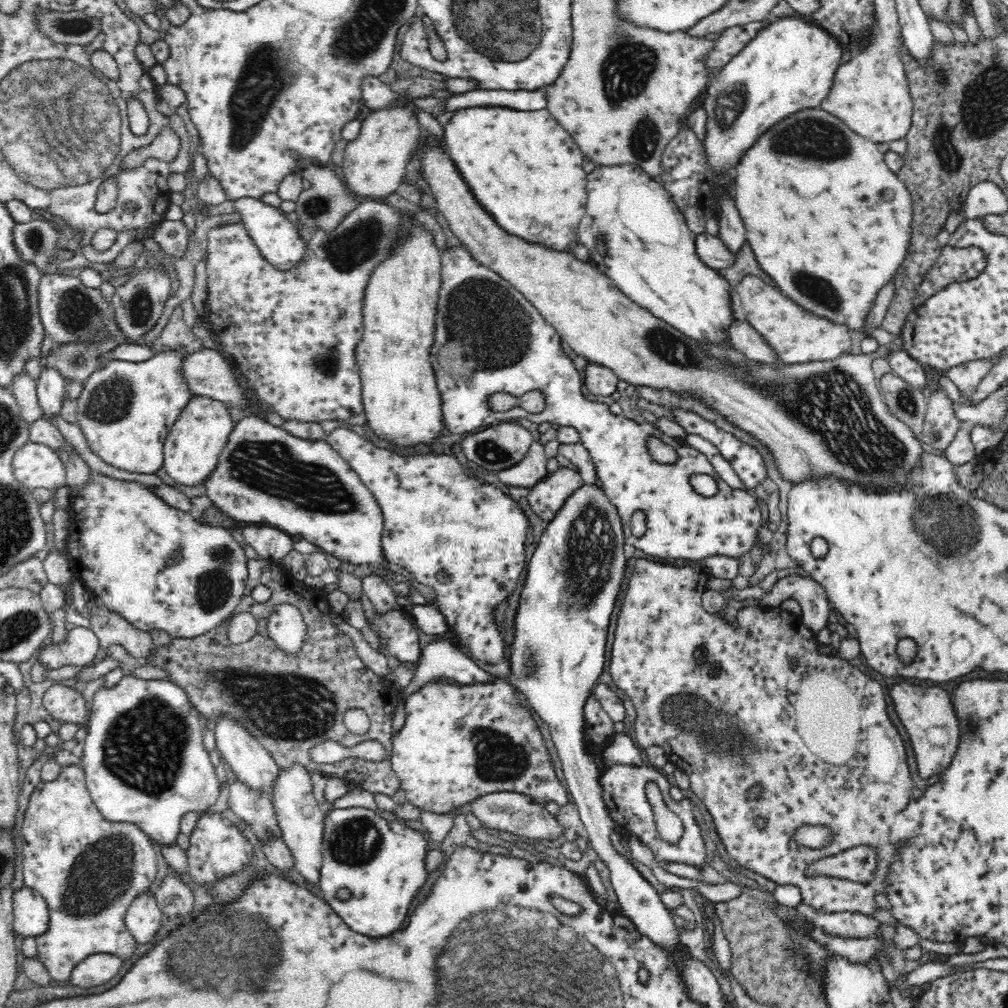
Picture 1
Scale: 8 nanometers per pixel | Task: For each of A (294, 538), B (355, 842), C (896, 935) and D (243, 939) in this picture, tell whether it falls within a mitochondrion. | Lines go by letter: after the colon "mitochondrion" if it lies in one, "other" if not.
A: other
B: mitochondrion
C: other
D: mitochondrion

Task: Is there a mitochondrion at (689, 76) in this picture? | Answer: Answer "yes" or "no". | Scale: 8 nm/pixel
no

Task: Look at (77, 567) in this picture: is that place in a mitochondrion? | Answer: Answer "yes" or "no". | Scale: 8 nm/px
no

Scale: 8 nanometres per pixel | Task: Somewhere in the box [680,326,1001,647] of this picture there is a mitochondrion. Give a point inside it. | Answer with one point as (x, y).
(965, 535)

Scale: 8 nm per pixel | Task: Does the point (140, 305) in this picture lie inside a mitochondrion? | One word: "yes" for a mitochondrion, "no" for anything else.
yes

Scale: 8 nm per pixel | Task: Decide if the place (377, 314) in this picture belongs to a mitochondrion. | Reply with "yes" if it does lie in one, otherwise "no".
no

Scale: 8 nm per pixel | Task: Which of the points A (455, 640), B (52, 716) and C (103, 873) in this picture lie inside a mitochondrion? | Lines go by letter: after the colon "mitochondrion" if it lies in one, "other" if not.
A: other
B: other
C: mitochondrion

